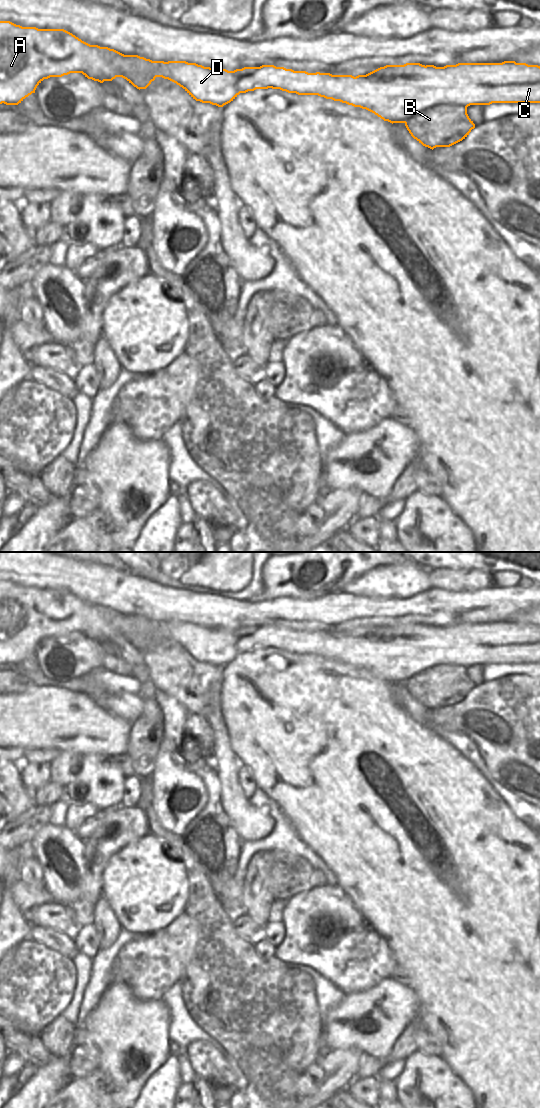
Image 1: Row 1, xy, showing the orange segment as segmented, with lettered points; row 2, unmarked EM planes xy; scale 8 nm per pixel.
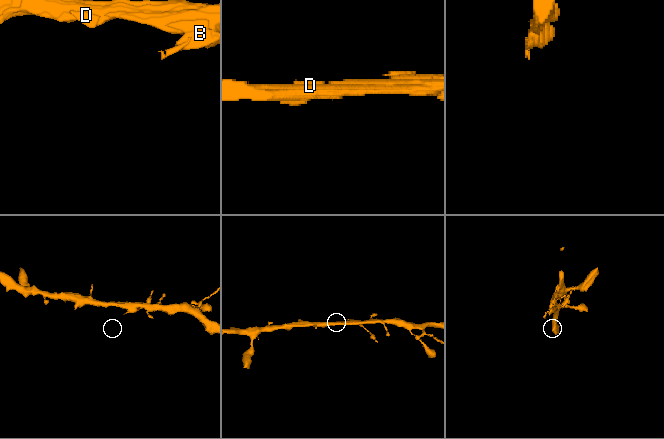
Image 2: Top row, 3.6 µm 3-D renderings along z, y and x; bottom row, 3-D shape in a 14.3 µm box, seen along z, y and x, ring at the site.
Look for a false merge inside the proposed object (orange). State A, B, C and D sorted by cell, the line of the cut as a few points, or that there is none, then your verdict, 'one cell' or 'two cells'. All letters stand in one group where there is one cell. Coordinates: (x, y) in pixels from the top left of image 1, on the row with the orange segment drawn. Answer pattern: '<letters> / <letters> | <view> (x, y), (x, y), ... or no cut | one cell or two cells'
A C D / B | xy (466, 106), (428, 106), (418, 110), (404, 122) | two cells

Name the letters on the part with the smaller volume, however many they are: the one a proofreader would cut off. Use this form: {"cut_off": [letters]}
{"cut_off": ["B"]}

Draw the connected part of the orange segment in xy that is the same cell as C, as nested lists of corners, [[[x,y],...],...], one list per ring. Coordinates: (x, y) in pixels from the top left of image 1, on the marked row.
[[[0,21],[0,104],[18,105],[35,93],[37,86],[50,77],[62,77],[70,73],[82,73],[88,79],[103,83],[122,77],[137,89],[146,89],[156,77],[168,79],[182,87],[193,99],[218,107],[233,101],[240,93],[256,89],[280,89],[298,95],[318,95],[340,101],[354,107],[366,109],[384,121],[405,123],[418,111],[433,105],[490,105],[492,103],[540,103],[540,66],[504,61],[502,63],[458,63],[436,67],[420,63],[386,65],[366,75],[332,75],[330,73],[308,73],[294,71],[274,65],[244,67],[234,71],[212,69],[186,61],[152,61],[138,55],[124,55],[108,47],[90,45],[64,29],[38,29],[22,27],[10,21]]]

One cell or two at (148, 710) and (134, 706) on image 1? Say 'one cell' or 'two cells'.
two cells

